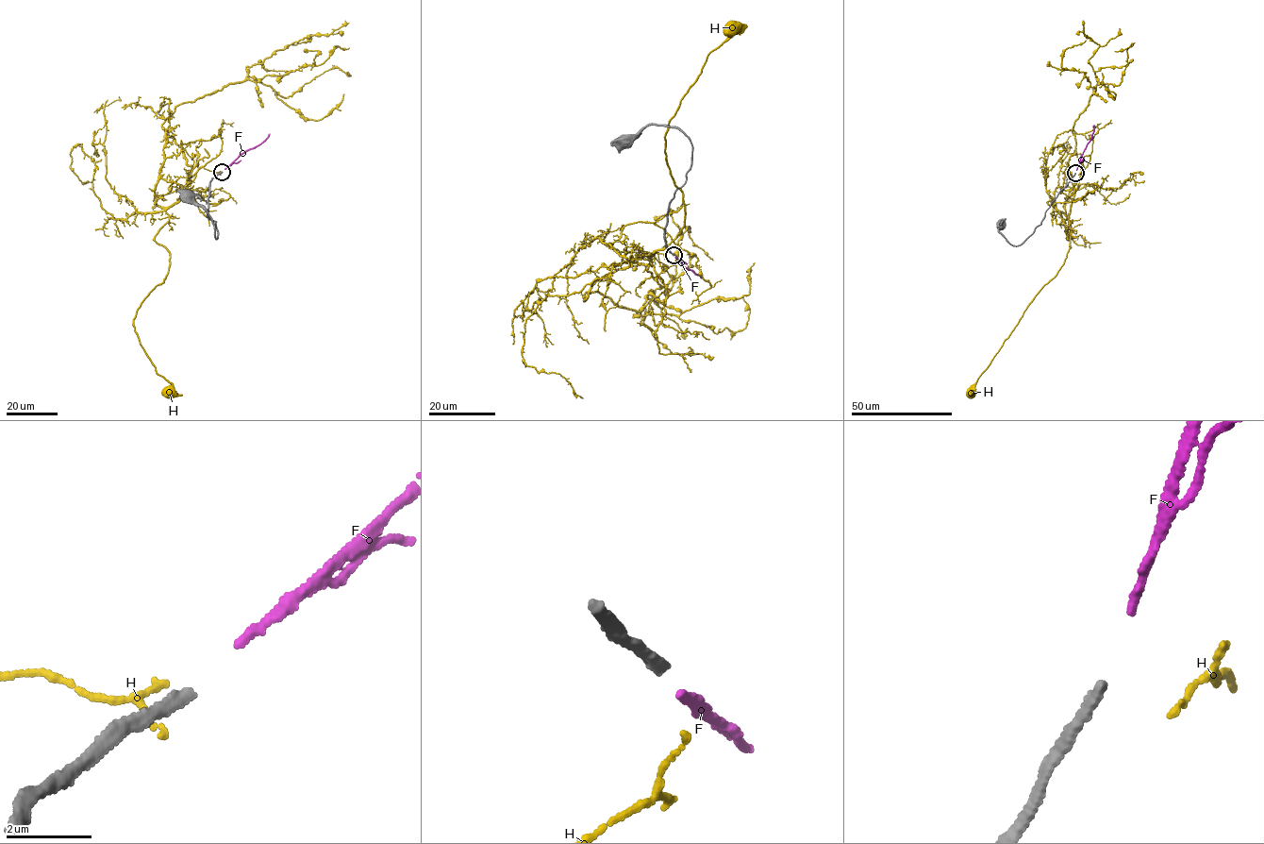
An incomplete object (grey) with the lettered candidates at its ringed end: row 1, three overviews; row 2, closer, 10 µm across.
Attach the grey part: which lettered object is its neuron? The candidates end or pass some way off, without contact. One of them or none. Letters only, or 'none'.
F

